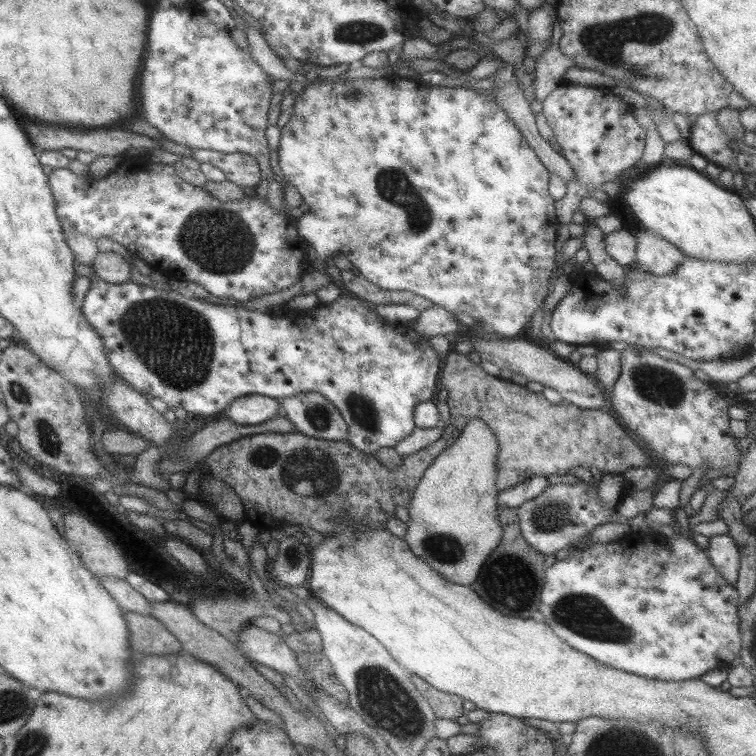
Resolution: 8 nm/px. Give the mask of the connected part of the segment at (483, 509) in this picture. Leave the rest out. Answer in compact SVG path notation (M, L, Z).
M479 418L469 420L451 446L445 447L427 466L407 507L409 520L406 522L406 532L402 540L408 545L409 551L422 562L427 562L444 580L457 585L471 584L482 570L481 564L501 543L502 529L497 513L498 490L495 488L497 449L499 446L487 424Z

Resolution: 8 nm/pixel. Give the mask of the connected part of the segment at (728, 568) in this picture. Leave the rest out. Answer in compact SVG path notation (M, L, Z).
M728 535L714 536L709 538L705 554L719 575L734 588L740 562L740 551L735 542Z

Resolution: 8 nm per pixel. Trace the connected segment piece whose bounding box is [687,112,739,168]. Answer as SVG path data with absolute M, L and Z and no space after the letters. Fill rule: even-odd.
M714 112L696 115L687 140L694 153L704 157L707 162L711 161L715 165L725 168L726 163L733 162L739 152L729 147L730 141L735 138L729 138L719 128L715 115Z

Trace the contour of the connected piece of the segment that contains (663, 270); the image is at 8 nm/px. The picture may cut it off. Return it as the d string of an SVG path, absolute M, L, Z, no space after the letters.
M638 224L638 229L632 232L635 237L635 265L651 274L669 274L683 262L685 255L665 238L645 229Z

